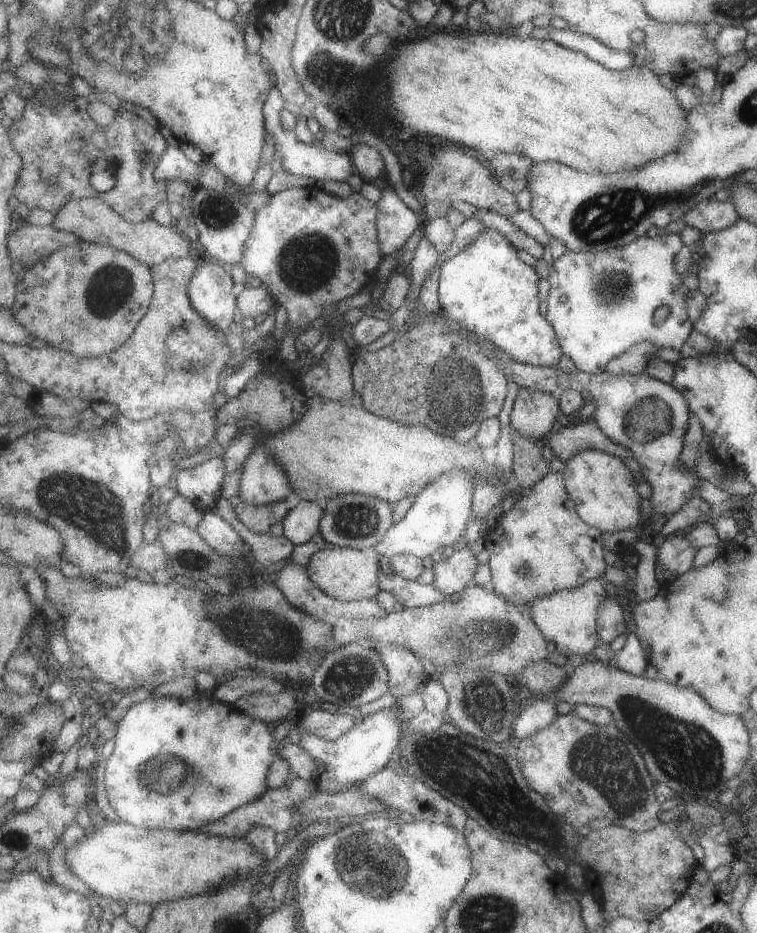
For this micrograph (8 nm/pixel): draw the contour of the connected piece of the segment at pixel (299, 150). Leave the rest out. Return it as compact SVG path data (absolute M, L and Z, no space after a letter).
M275 87L273 92L269 95L269 100L264 102L264 123L266 138L272 136L274 139L275 149L280 150L282 153L282 166L283 169L288 170L291 174L312 178L316 182L321 181L347 181L348 178L355 174L354 159L350 152L342 151L335 152L329 148L325 148L322 143L312 143L310 145L302 143L297 140L295 132L285 130L281 126L279 114L285 108L286 100L283 98L281 91Z

